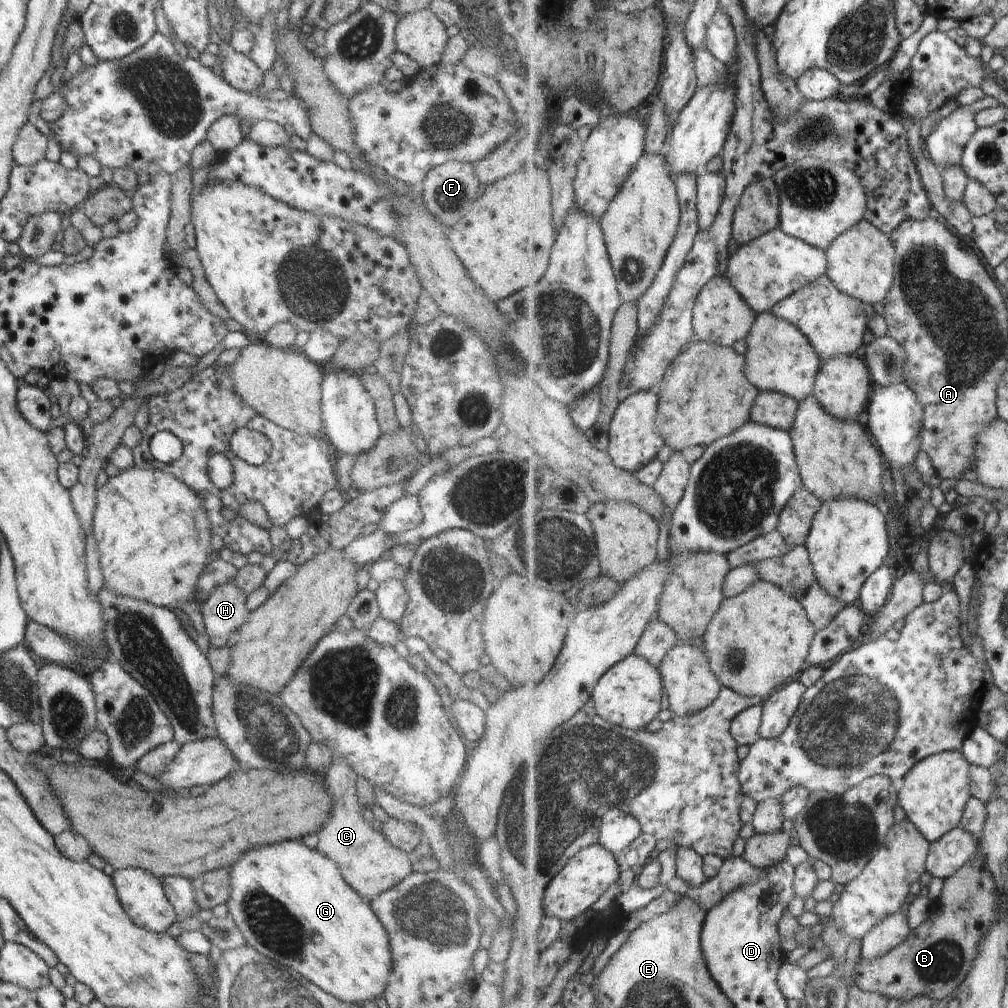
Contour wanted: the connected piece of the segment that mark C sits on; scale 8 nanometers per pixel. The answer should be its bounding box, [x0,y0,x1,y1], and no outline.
[316,755,413,900]

